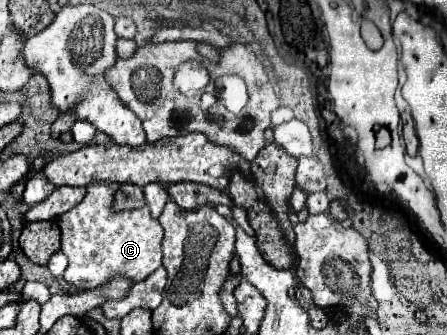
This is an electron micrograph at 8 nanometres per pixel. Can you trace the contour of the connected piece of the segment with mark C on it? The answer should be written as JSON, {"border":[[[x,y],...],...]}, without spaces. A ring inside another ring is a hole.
{"border":[[[92,183],[86,187],[84,199],[58,219],[58,227],[62,231],[60,251],[68,257],[68,267],[62,277],[68,283],[78,285],[80,289],[96,289],[100,285],[110,283],[118,275],[130,279],[132,283],[140,283],[162,265],[162,239],[164,239],[162,225],[156,219],[152,219],[148,207],[142,207],[136,211],[112,211],[110,209],[112,195],[114,195],[114,189],[110,185]]]}

